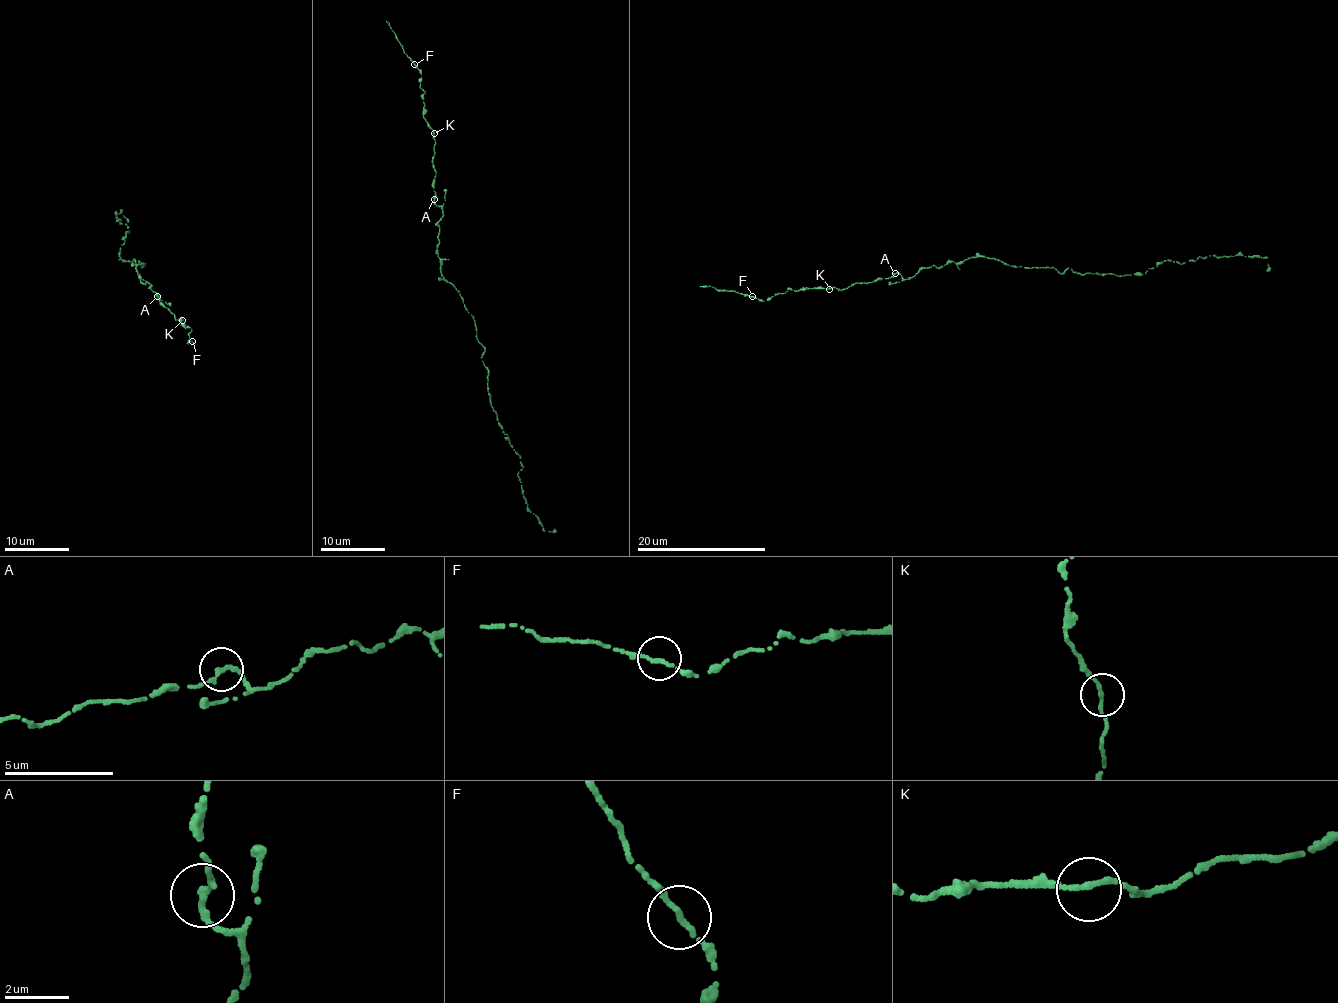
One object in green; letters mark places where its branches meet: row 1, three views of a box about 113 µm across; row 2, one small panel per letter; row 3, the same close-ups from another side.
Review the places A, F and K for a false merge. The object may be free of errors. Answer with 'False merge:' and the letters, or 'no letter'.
False merge: no letter

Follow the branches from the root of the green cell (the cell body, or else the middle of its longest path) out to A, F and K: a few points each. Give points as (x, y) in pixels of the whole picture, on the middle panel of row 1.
A: (452, 284), (440, 272), (437, 223), (441, 220), (443, 211), (433, 198)
F: (452, 284), (442, 275), (437, 256), (443, 211), (434, 200), (435, 140), (424, 117), (425, 93), (414, 64)
K: (452, 284), (442, 275), (437, 256), (437, 223), (441, 220), (443, 211), (434, 200), (434, 133)

